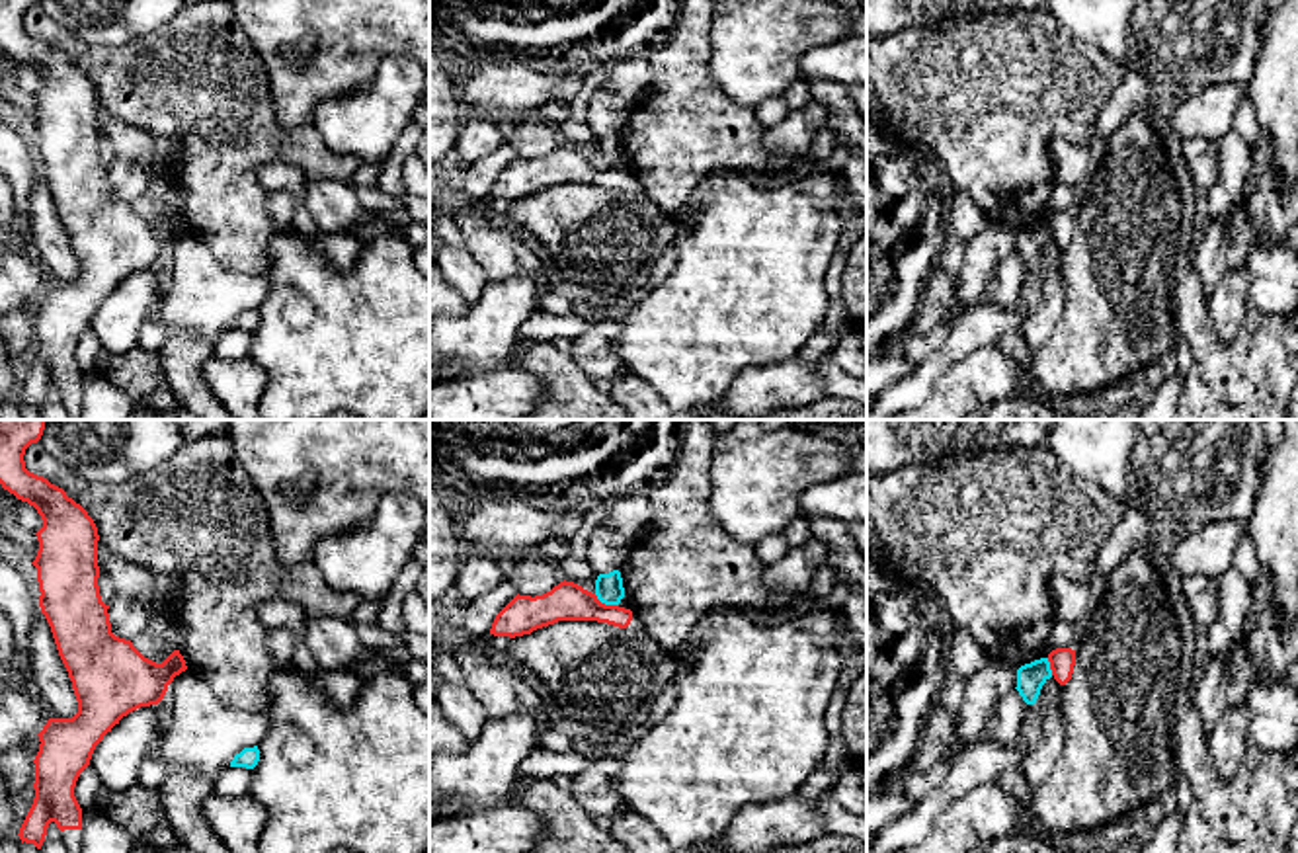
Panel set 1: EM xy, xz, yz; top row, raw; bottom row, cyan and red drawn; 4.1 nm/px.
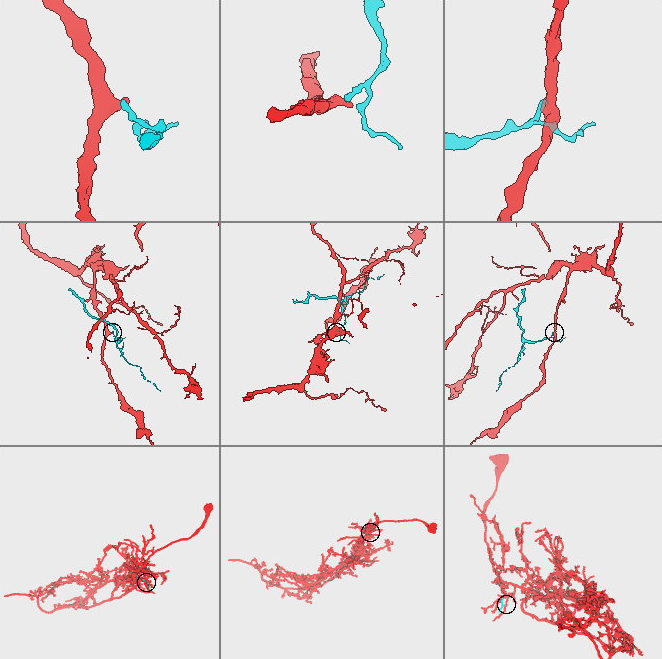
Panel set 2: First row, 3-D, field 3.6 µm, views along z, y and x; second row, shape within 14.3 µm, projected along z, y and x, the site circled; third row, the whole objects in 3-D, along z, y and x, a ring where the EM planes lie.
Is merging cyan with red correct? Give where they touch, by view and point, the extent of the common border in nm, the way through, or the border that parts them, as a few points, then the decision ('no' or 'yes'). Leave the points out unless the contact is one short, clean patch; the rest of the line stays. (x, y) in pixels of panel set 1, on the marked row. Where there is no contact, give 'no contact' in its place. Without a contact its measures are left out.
meets cyan in xz at (606, 604); contact 120 nm long; border along xz (594, 594), (602, 602), (617, 606); no

